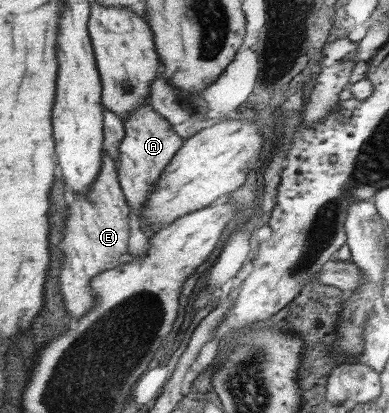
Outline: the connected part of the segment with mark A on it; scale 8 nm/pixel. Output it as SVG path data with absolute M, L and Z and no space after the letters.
M144 103L138 111L134 111L125 123L126 137L120 145L120 164L117 165L122 189L132 205L133 213L140 217L144 213L148 197L154 193L166 167L177 157L185 139L180 137L174 125L160 114L151 103Z

